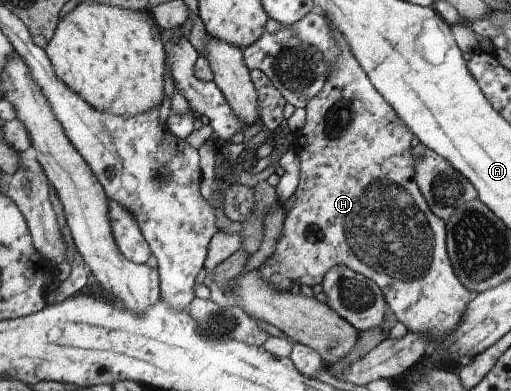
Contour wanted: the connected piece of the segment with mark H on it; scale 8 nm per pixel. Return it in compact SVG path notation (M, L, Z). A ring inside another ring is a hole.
M328 19L328 25L333 33L333 39L338 41L340 53L334 71L325 80L323 89L306 105L306 122L303 128L295 131L294 143L291 145L293 151L297 153L300 159L300 174L297 190L295 191L295 203L286 213L283 223L283 229L272 256L268 257L257 271L265 282L271 282L272 285L280 292L289 292L291 285L307 285L313 287L317 283L322 283L324 275L333 267L344 265L354 272L360 273L367 277L368 280L374 281L377 287L383 292L386 305L389 313L395 314L398 321L401 321L409 332L423 334L429 336L432 342L436 342L439 338L444 338L447 334L460 324L461 318L466 310L466 305L469 303L471 292L460 283L459 278L453 271L452 263L450 262L448 251L446 250L445 221L441 221L439 217L435 217L431 213L431 209L427 207L417 183L414 178L414 159L412 154L411 139L414 133L407 127L407 124L397 115L397 112L385 98L373 87L370 79L355 56L351 53L348 43L345 38L339 33Z

